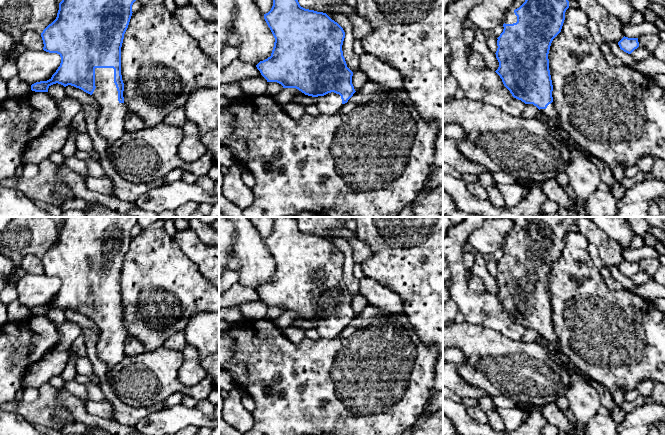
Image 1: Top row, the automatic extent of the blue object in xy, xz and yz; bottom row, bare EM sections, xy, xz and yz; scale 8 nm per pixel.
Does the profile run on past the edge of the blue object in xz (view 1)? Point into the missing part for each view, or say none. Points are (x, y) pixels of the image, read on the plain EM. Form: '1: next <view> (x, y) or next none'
1: next xz (330, 327)

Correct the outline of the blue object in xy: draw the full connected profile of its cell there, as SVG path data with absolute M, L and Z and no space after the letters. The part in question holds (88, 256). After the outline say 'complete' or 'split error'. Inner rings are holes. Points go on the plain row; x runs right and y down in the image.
M64 217L59 227L56 243L41 257L43 274L49 277L57 277L61 281L61 287L56 296L47 305L36 306L31 309L35 316L48 316L53 308L61 308L64 311L71 309L90 318L100 332L100 338L96 345L98 357L107 365L108 371L115 367L115 362L125 356L125 340L127 338L124 327L124 307L121 299L121 271L124 258L128 252L132 229L137 224L138 217Z; split error

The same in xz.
M272 217L273 230L264 238L264 243L274 262L271 280L260 285L256 291L267 306L277 306L283 312L296 312L305 319L317 322L317 331L322 338L335 338L356 316L352 308L353 296L347 291L342 269L345 262L343 252L326 237L300 230L295 217Z; split error

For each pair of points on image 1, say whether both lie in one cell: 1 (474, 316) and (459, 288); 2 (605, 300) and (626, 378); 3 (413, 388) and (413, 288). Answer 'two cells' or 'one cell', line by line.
1: one cell
2: one cell
3: two cells

